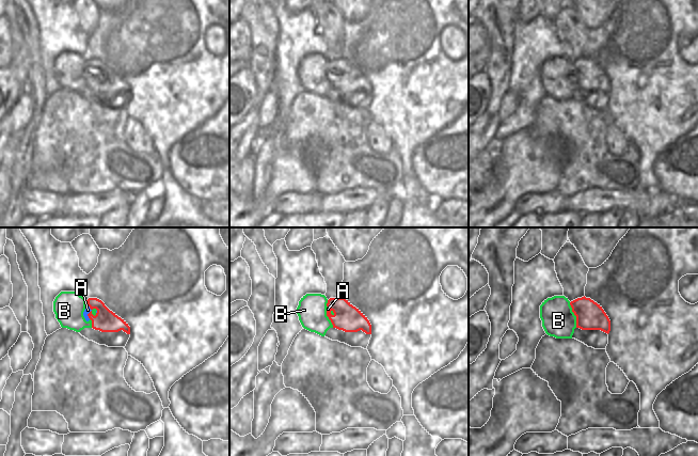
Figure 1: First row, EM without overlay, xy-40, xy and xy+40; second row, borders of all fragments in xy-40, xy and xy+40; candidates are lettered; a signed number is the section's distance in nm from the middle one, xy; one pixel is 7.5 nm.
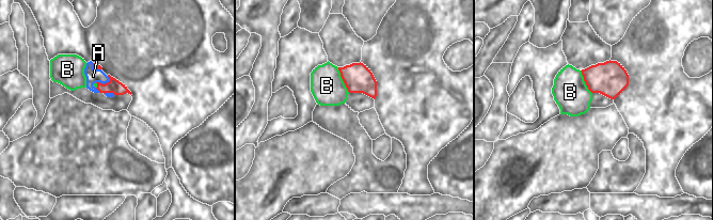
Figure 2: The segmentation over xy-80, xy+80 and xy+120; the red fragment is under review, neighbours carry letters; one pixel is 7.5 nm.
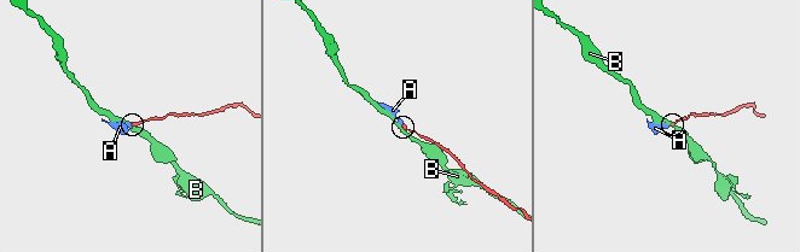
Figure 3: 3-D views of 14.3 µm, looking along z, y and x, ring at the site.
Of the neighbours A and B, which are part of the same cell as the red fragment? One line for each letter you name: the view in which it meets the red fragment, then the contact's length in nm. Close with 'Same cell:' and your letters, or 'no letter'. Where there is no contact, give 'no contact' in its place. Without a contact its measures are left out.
A: contact in xy-40; length 150 nm
Same cell: A

